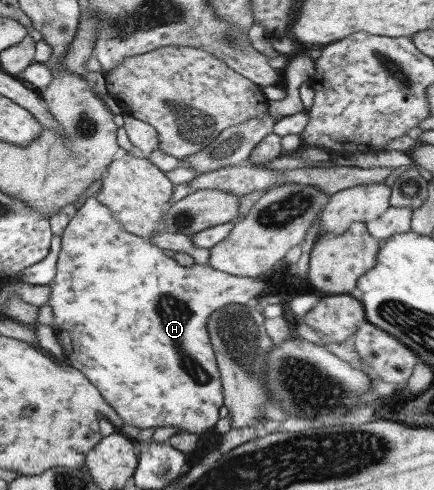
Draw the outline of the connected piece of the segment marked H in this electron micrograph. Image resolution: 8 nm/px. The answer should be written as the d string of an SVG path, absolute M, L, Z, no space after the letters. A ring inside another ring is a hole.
M94 196L88 197L75 211L72 219L66 224L60 234L60 250L56 260L55 276L48 282L49 299L47 308L50 310L49 325L52 328L56 340L61 346L61 352L66 365L85 375L85 378L98 390L101 398L115 411L123 425L133 426L137 429L147 428L179 428L180 431L200 435L205 428L216 425L219 418L217 409L223 405L222 386L216 366L213 348L207 337L207 320L209 316L225 306L225 304L246 305L249 300L259 298L261 292L269 288L269 279L276 270L284 270L287 263L279 261L271 270L257 275L255 278L240 277L227 274L211 268L209 265L193 263L191 266L181 266L176 260L163 254L162 249L153 246L147 238L135 236L127 232L110 213L110 210L102 205Z

